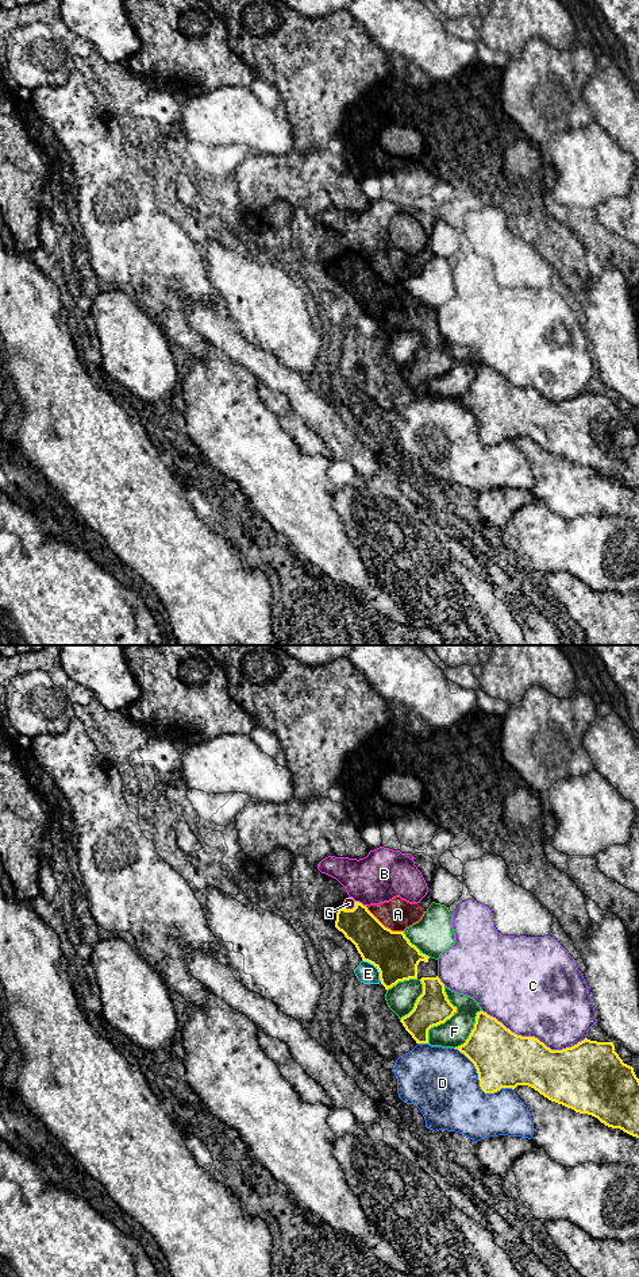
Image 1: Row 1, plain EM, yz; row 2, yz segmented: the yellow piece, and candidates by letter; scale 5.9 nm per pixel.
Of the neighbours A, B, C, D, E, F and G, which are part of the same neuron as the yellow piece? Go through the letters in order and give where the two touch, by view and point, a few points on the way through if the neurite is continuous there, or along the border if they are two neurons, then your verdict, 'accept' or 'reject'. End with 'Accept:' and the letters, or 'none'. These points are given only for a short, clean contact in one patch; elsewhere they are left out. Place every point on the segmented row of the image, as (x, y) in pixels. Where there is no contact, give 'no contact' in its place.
A: contact yz (382, 925); reject
B: contact yz (361, 903); border yz (355, 901), (365, 906); reject
C: contact yz (534, 1037); reject
D: contact yz (480, 1083); reject
E: contact yz (377, 968); reject
F: contact yz (449, 1018); reject
G: contact yz (353, 909); accept
Accept: G

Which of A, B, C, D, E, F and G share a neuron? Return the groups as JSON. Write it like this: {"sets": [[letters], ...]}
{"sets": [["A", "B"], ["C"], ["D"], ["E"], ["F"], ["G"]]}

